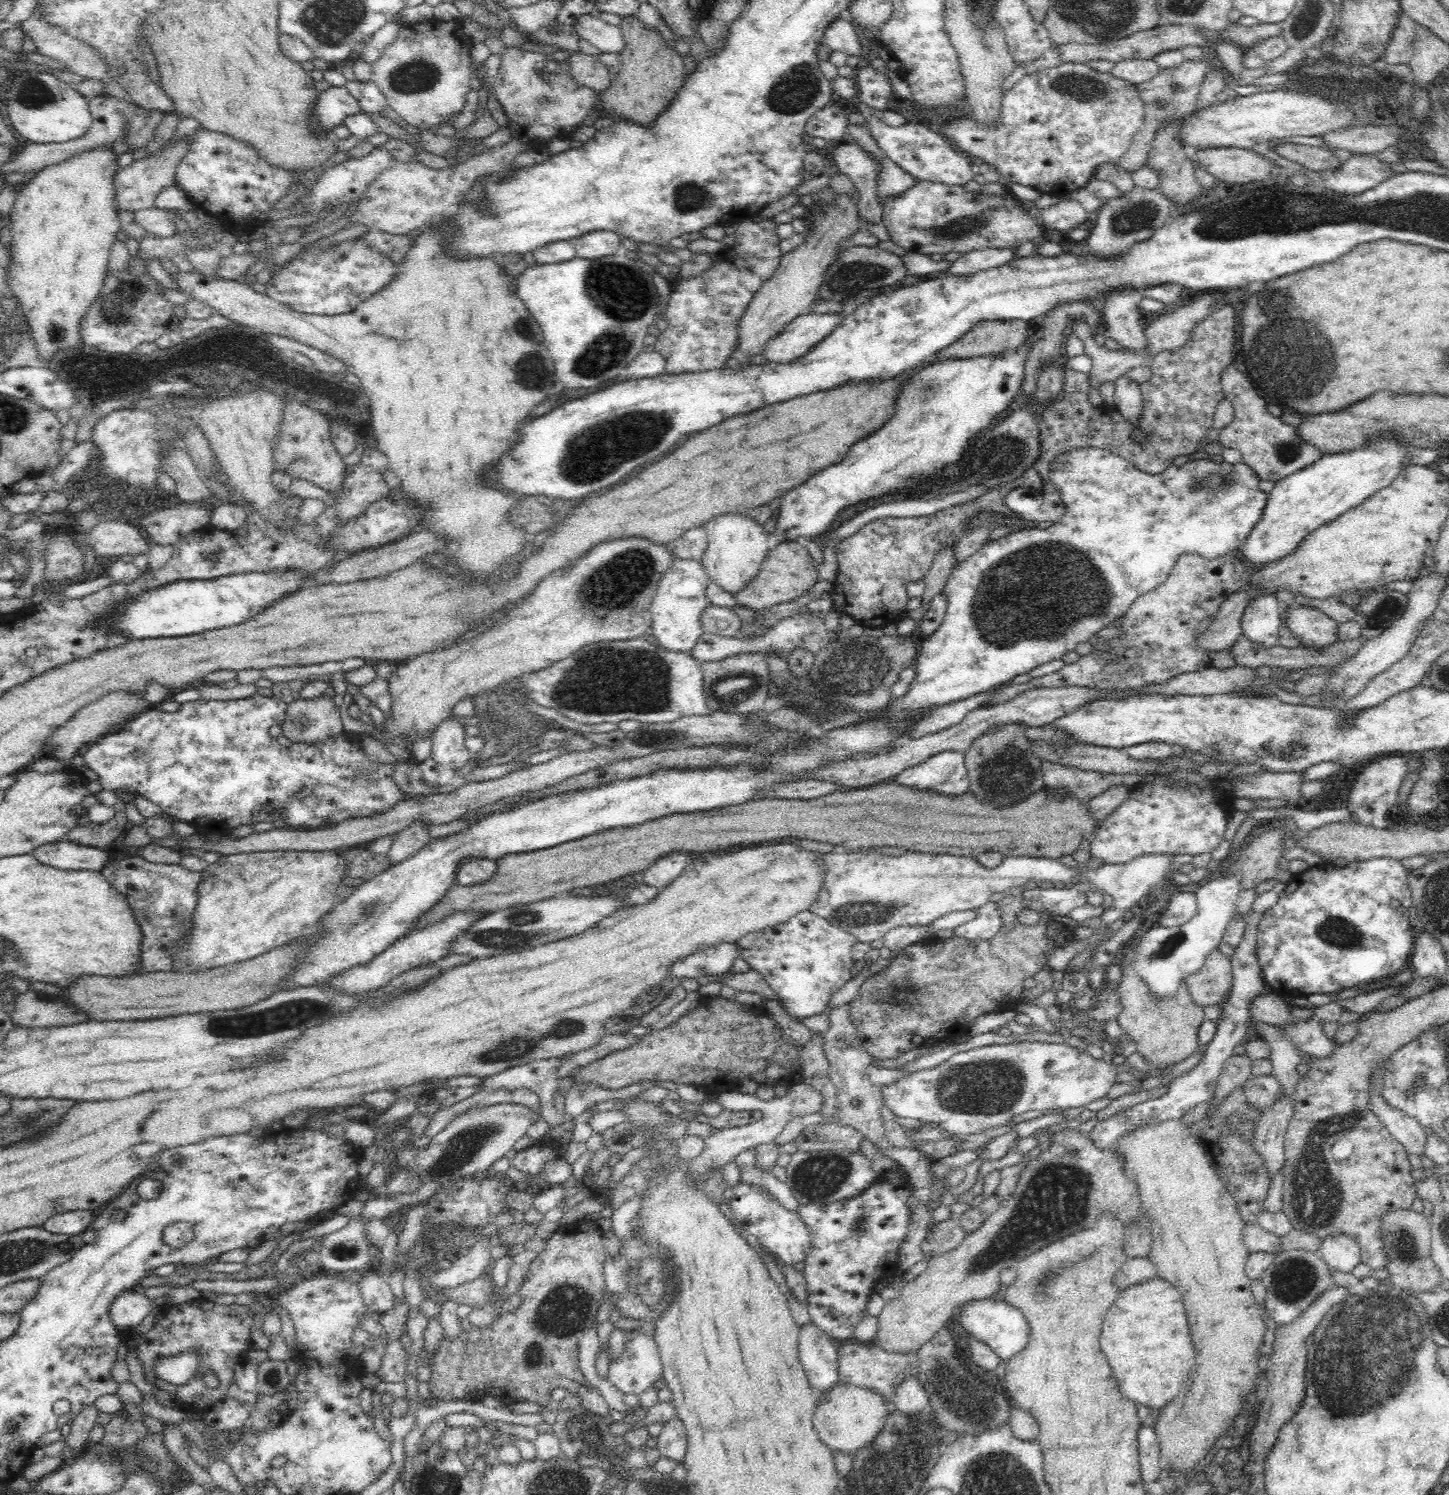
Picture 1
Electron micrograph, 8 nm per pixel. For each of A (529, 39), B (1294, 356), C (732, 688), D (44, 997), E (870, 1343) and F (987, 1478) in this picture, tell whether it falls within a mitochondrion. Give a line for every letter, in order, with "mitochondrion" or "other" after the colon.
A: other
B: mitochondrion
C: mitochondrion
D: mitochondrion
E: other
F: mitochondrion

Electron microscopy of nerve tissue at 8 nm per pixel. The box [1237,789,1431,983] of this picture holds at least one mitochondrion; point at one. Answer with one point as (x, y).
(1340, 932)

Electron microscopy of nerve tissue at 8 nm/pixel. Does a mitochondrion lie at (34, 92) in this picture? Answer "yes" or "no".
yes

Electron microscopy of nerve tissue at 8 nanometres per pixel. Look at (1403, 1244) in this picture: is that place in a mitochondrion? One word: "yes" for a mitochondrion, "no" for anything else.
yes

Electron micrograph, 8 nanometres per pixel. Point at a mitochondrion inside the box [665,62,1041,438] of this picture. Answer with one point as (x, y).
(856, 278)

